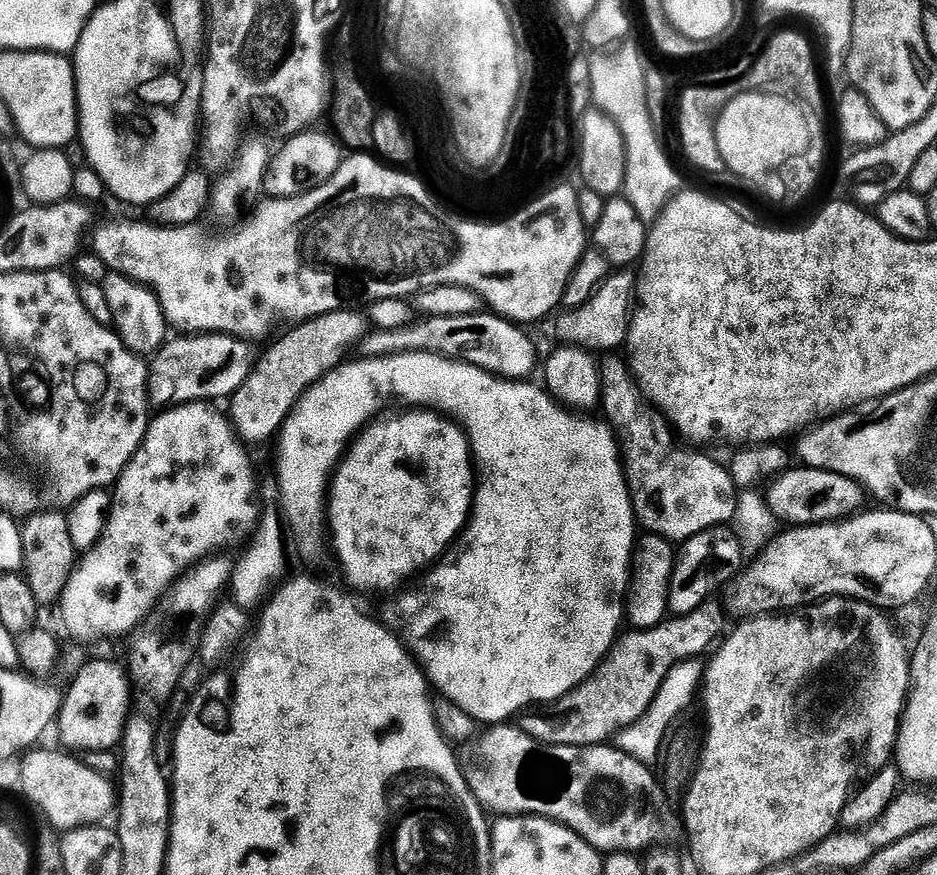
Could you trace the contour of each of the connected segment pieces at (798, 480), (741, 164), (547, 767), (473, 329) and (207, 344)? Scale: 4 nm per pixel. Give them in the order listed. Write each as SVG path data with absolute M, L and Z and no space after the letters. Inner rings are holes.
M803 466L789 467L766 488L768 507L777 520L788 526L811 526L839 522L865 507L866 493L859 484L833 472Z
M768 90L743 92L726 105L716 121L716 141L725 169L741 176L744 182L758 178L771 167L783 166L791 157L806 151L810 121L804 117L805 109L795 99L772 94Z
M492 726L489 727L487 729L488 732L485 734L484 736L484 741L483 740L483 736L482 739L479 741L480 744L480 748L481 748L481 752L480 752L480 760L482 763L484 763L484 776L486 779L488 779L488 784L490 787L492 787L493 792L484 792L481 794L480 796L480 800L483 805L483 807L485 809L487 809L487 811L489 813L492 814L499 814L501 816L545 816L546 819L548 820L553 820L554 822L558 822L559 824L565 824L567 826L567 828L569 828L570 830L574 830L579 836L581 836L581 838L583 838L590 846L594 846L597 850L597 852L601 853L601 854L624 854L624 853L620 853L620 852L624 852L627 850L627 848L633 848L634 851L636 852L640 852L643 850L643 848L648 848L651 849L653 846L656 845L652 845L651 844L656 844L659 842L660 839L663 838L664 836L664 840L666 843L665 845L668 846L672 846L672 843L675 842L676 839L679 838L681 839L682 836L682 820L681 817L679 815L676 816L674 813L672 813L672 808L670 805L667 804L666 801L664 801L664 792L662 789L659 788L658 785L656 785L656 780L654 777L652 777L652 771L653 769L651 767L649 767L649 765L643 764L642 761L640 760L636 760L634 759L634 757L632 757L630 754L626 754L625 752L623 752L623 750L621 748L615 747L613 746L611 743L605 742L603 744L583 744L582 746L570 746L569 744L565 744L563 742L557 742L557 744L543 744L542 741L540 740L535 740L534 737L531 736L530 733L528 732L523 732L522 729L520 728L508 728L508 727L512 727L512 726Z
M488 310L477 311L475 316L430 316L421 319L421 324L408 324L405 328L388 328L385 332L369 331L362 341L363 355L368 358L379 356L395 356L398 352L433 352L435 356L446 356L449 360L462 360L465 364L473 364L482 370L499 376L502 380L527 381L532 371L537 371L536 348L521 325L505 320Z
M184 334L179 337L181 340L175 340L175 338L169 339L165 343L164 347L159 352L155 353L154 359L150 364L150 400L153 405L157 404L157 409L164 410L169 406L175 406L177 404L198 404L201 402L216 402L212 400L220 400L223 398L230 398L236 391L242 386L242 382L246 382L246 378L252 373L254 367L254 355L247 343L243 340L237 340L234 336L221 336L219 334Z

